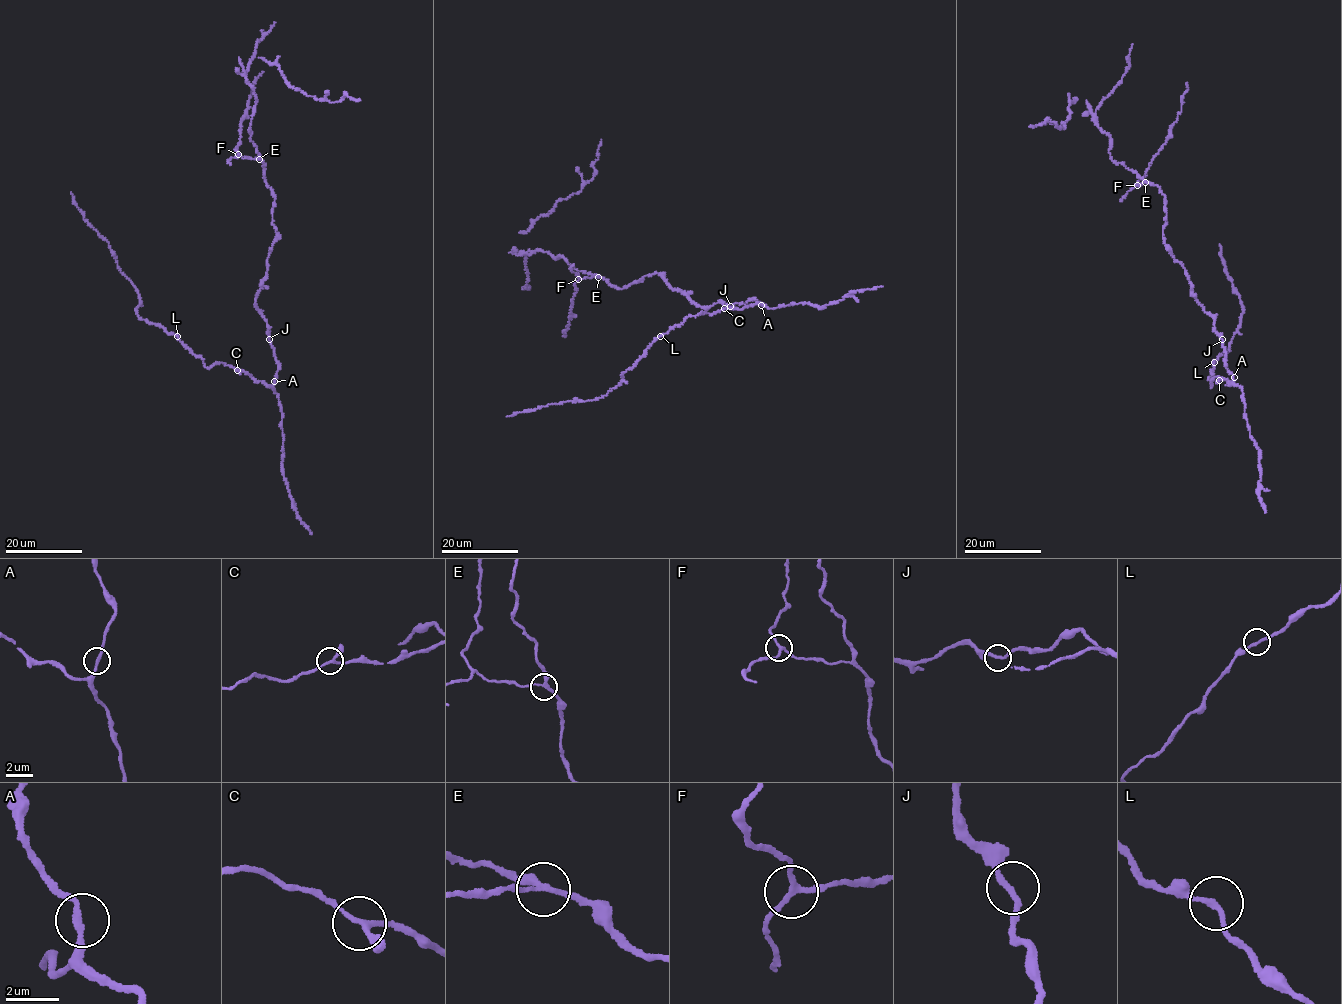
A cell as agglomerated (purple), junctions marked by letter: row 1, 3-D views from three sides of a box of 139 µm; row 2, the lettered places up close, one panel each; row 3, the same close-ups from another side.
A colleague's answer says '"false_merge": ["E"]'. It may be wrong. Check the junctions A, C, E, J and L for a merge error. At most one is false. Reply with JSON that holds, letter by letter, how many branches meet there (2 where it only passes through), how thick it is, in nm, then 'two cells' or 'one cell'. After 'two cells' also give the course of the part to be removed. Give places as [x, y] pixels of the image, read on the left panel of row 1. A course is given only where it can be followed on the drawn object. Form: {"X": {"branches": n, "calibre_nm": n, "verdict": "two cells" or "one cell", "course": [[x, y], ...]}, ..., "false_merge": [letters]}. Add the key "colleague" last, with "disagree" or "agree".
{"A": {"branches": 2, "calibre_nm": 200, "verdict": "one cell"}, "C": {"branches": 3, "calibre_nm": 170, "verdict": "one cell"}, "E": {"branches": 3, "calibre_nm": 190, "verdict": "two cells", "course": [[259, 159], [244, 158], [235, 149], [254, 80], [263, 72]]}, "J": {"branches": 2, "calibre_nm": 190, "verdict": "one cell"}, "L": {"branches": 2, "calibre_nm": 190, "verdict": "one cell"}, "false_merge": ["E"], "colleague": "agree"}

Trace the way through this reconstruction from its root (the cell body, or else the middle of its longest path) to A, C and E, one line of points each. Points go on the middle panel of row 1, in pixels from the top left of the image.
A: (688, 297), (704, 307), (720, 301), (732, 305), (754, 298), (761, 305)
C: (688, 297), (704, 307), (720, 301), (732, 305), (754, 298), (761, 304), (724, 308)
E: (688, 297), (683, 291), (673, 290), (659, 274), (649, 275), (618, 289), (598, 277)

